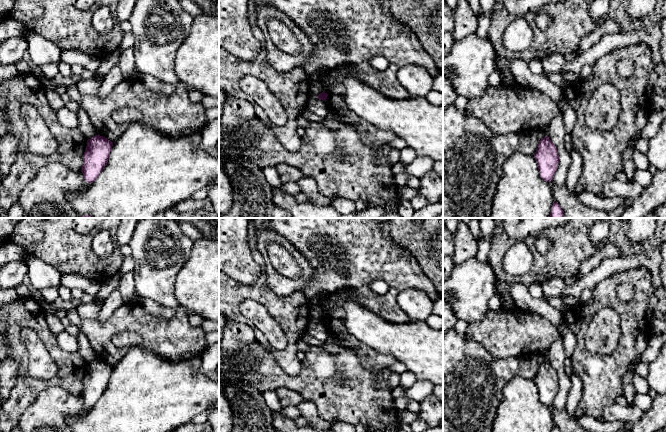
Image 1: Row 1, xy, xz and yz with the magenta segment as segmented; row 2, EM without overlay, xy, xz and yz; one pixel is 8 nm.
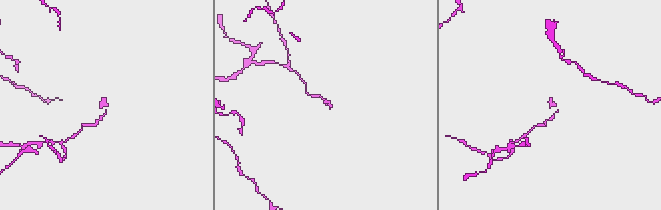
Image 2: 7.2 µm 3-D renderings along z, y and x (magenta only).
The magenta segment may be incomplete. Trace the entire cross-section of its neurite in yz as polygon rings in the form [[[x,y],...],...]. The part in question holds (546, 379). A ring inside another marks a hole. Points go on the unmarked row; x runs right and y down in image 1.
[[[548,360],[539,365],[534,381],[538,388],[540,401],[546,406],[551,406],[558,392],[559,380],[556,370]]]

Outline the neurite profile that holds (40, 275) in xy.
[[[29,255],[26,256],[25,261],[28,265],[27,281],[32,290],[40,290],[48,287],[59,288],[61,285],[61,274],[56,268]]]

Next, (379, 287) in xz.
[[[380,279],[372,281],[369,284],[369,287],[375,294],[380,296],[385,295],[389,291],[389,286],[387,283]]]

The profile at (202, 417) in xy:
[[[219,400],[216,401],[208,410],[196,415],[192,420],[191,422],[194,423],[194,424],[202,424],[204,422],[207,421],[208,419],[208,415],[209,415],[209,412],[214,409],[214,408],[217,408],[219,407]]]

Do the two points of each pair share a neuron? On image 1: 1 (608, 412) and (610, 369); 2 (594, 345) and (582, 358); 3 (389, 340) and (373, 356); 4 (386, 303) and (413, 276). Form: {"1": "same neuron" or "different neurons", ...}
{"1": "different neurons", "2": "different neurons", "3": "different neurons", "4": "different neurons"}

